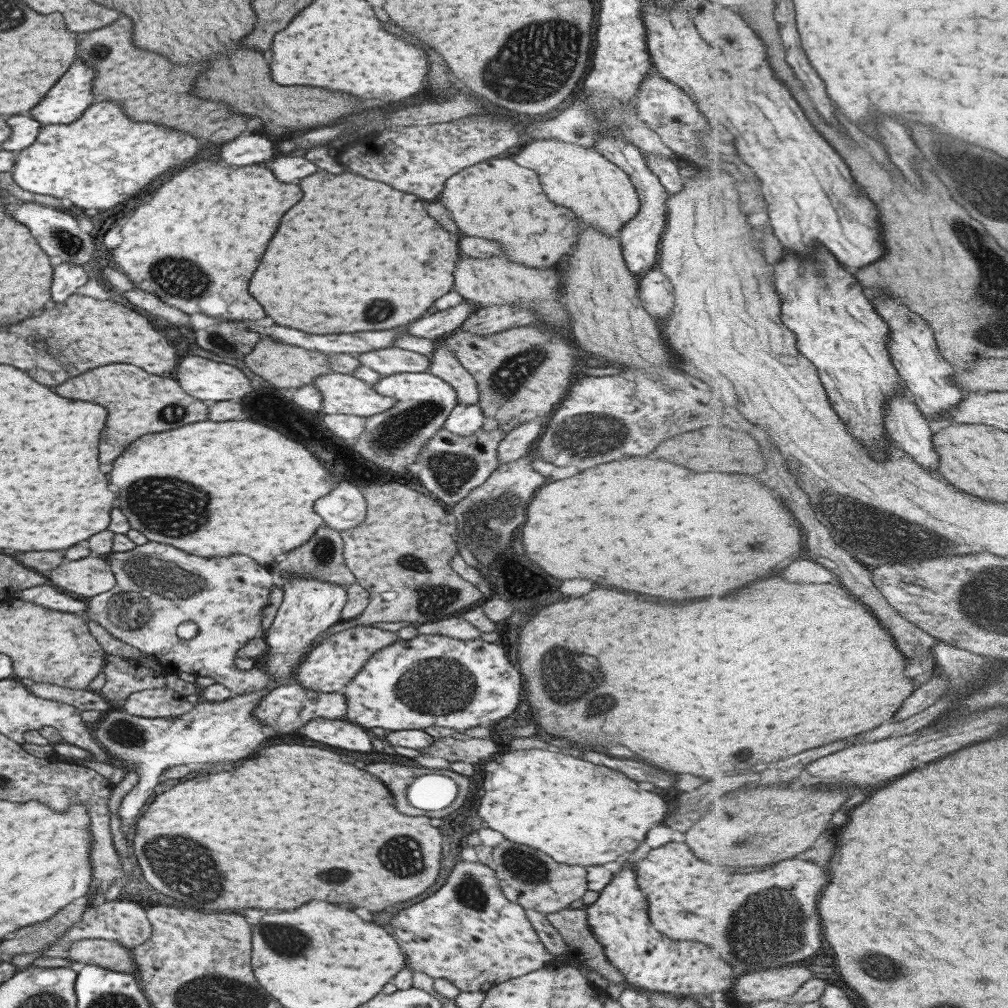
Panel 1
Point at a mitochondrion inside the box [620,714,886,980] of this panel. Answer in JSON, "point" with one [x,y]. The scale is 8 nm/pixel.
{"point":[772,911]}

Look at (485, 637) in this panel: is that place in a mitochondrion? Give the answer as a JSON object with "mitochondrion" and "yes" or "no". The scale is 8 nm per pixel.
{"mitochondrion":"no"}

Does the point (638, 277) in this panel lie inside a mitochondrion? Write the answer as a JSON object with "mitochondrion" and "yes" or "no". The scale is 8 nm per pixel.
{"mitochondrion":"no"}

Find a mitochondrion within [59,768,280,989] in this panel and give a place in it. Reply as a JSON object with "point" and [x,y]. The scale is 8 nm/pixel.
{"point":[158,850]}

